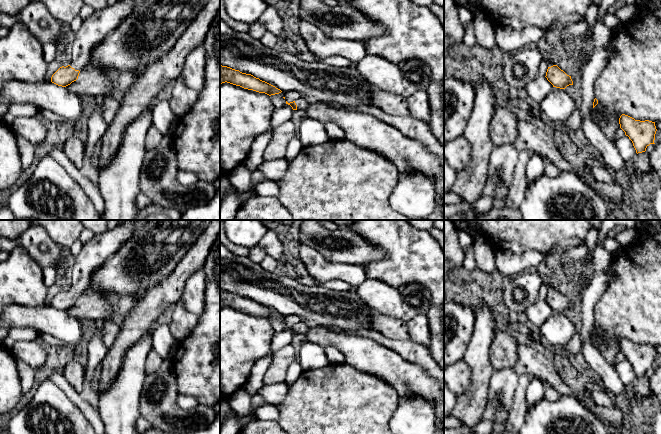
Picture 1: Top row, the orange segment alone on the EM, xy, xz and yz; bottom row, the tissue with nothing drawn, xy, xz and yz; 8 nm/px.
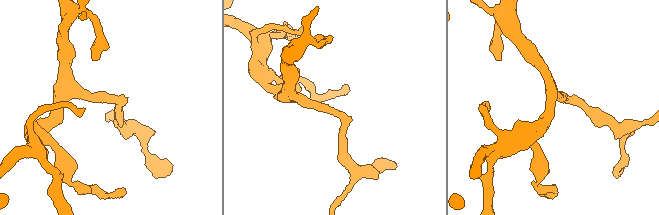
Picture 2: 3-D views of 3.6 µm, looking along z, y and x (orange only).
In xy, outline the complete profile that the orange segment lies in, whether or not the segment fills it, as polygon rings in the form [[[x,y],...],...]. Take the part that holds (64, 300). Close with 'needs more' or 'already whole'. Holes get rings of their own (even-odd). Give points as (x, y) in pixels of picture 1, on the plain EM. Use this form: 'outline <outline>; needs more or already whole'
outline [[[140,220],[116,223],[112,229],[97,234],[82,246],[80,253],[71,258],[69,289],[60,291],[51,301],[51,306],[62,311],[78,303],[79,297],[91,285],[92,273],[113,255],[141,225]]]; needs more

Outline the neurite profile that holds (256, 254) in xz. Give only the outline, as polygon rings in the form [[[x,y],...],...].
[[[258,245],[249,249],[249,259],[254,262],[260,264],[261,261],[266,257],[265,251],[259,247]]]

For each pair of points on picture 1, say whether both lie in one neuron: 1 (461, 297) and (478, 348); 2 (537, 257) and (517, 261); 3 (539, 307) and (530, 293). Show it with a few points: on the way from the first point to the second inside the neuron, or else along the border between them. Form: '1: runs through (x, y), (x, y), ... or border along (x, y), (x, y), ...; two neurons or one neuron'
1: border along (475, 312), (473, 333), (464, 353); two neurons
2: runs through (532, 259), (522, 261); one neuron
3: border along (538, 298), (521, 314); two neurons

